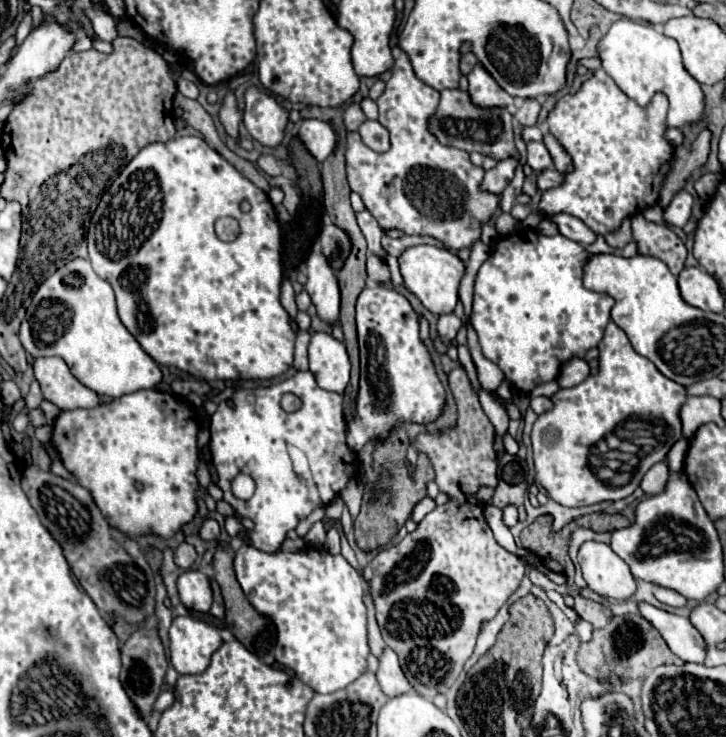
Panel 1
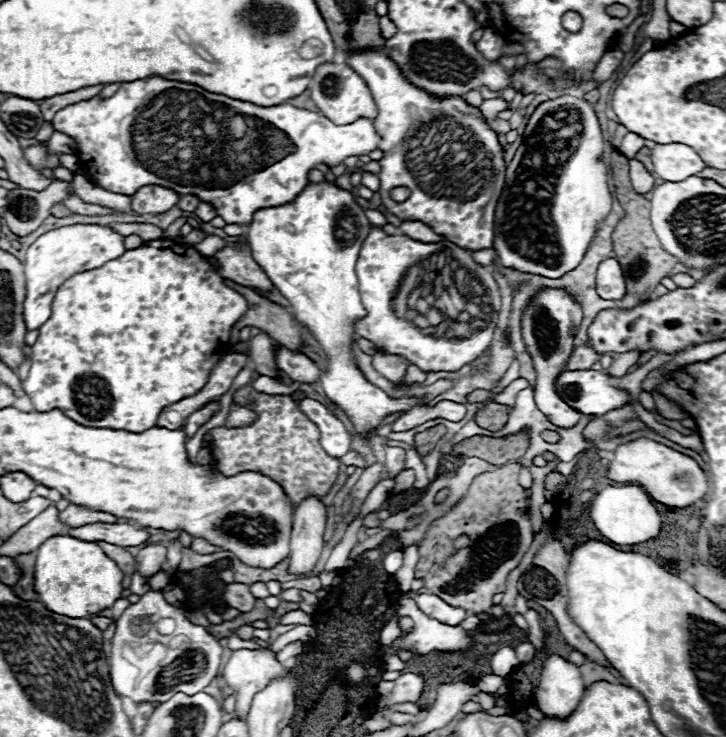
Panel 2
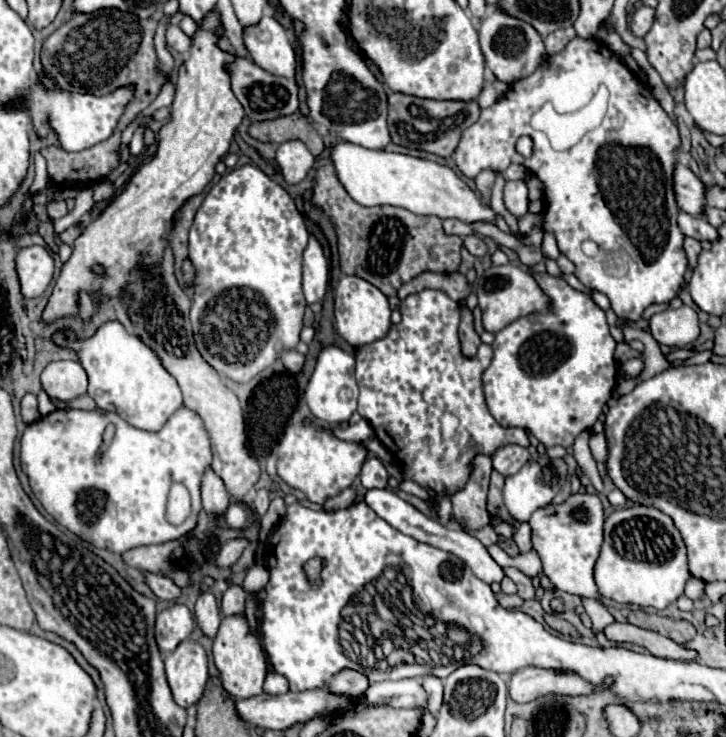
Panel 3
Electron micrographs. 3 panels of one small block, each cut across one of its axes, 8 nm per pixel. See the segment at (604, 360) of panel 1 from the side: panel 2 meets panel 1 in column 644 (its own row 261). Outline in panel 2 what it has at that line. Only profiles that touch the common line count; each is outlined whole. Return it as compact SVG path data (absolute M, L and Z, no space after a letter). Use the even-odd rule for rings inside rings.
M374 228L370 230L360 250L360 258L356 262L356 276L360 284L362 304L368 312L368 316L356 324L356 334L374 342L380 352L406 356L412 364L416 364L424 372L440 372L440 370L456 372L462 366L474 362L478 356L482 356L484 350L490 346L492 334L496 328L496 316L500 310L500 292L490 270L474 264L470 250L458 248L450 240L424 244L408 236L386 236L380 228ZM410 268L416 268L416 270L424 268L424 278L420 276L420 284L428 286L428 290L430 286L438 286L440 292L458 290L458 294L462 294L462 298L468 304L476 306L476 316L474 316L476 334L472 334L470 338L452 342L446 338L424 336L420 328L416 328L412 322L398 318L396 312L392 310L392 298L396 298L396 290L398 292L402 290L402 284L406 280L404 274Z

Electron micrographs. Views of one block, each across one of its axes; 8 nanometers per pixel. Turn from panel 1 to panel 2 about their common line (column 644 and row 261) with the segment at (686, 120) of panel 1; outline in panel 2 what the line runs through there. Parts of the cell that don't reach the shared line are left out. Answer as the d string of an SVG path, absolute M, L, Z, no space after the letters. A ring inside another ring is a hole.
M72 224L42 234L26 252L24 276L26 276L26 300L24 300L24 322L28 330L40 328L52 314L52 302L62 282L72 274L102 266L106 260L118 258L126 252L124 236L110 226L100 224Z

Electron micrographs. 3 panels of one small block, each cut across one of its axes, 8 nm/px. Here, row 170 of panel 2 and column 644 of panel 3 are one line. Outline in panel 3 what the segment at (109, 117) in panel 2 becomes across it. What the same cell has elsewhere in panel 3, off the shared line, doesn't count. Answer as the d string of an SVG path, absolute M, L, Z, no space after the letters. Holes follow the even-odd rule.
M574 38L562 52L548 56L548 60L540 64L534 74L510 84L510 90L494 106L482 110L478 122L464 130L462 140L454 152L454 162L466 178L476 178L478 172L486 168L504 172L510 164L522 164L524 168L534 172L542 180L546 194L544 230L556 234L560 252L564 252L576 264L576 278L584 286L596 288L606 294L618 318L636 322L640 320L644 308L648 308L650 304L666 304L678 294L688 264L682 248L684 234L676 224L678 206L672 188L672 170L676 162L674 152L678 146L678 128L656 102L650 88L644 86L620 62L620 58L608 50L602 40ZM600 86L606 86L610 92L608 112L602 124L596 130L588 132L570 150L552 150L546 134L530 126L532 114L538 112L544 102L552 102L556 110L568 114L586 106ZM522 134L528 134L534 140L534 150L530 158L524 158L514 148L518 136ZM586 240L592 240L598 246L596 256L586 256L582 252L582 244Z

